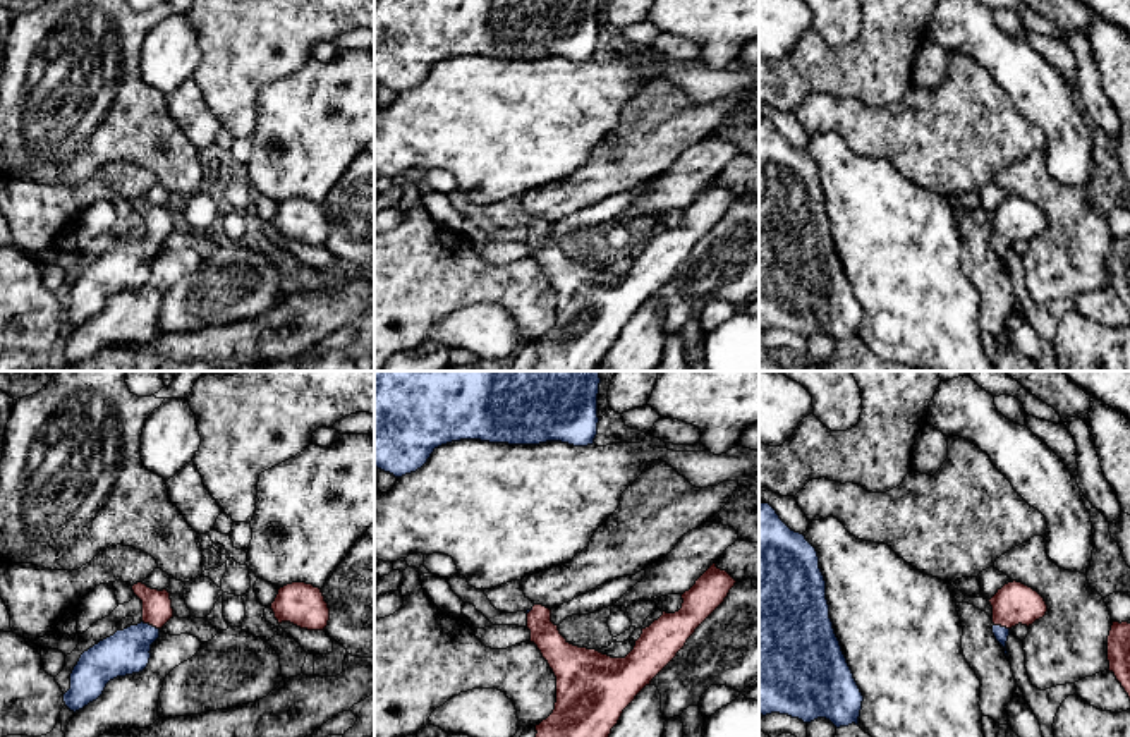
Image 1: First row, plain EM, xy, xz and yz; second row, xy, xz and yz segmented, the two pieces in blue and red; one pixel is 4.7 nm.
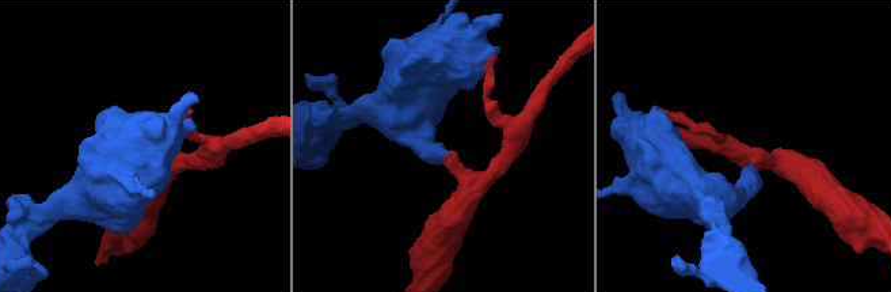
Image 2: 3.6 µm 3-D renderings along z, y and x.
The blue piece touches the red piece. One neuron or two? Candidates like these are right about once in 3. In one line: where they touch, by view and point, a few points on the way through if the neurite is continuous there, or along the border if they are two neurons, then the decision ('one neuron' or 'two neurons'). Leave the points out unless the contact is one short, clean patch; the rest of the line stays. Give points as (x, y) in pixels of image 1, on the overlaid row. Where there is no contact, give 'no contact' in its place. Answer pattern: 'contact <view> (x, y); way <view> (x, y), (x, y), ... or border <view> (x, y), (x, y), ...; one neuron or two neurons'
contact xy (151, 626); way xy (127, 651), (151, 626), (157, 607); one neuron

